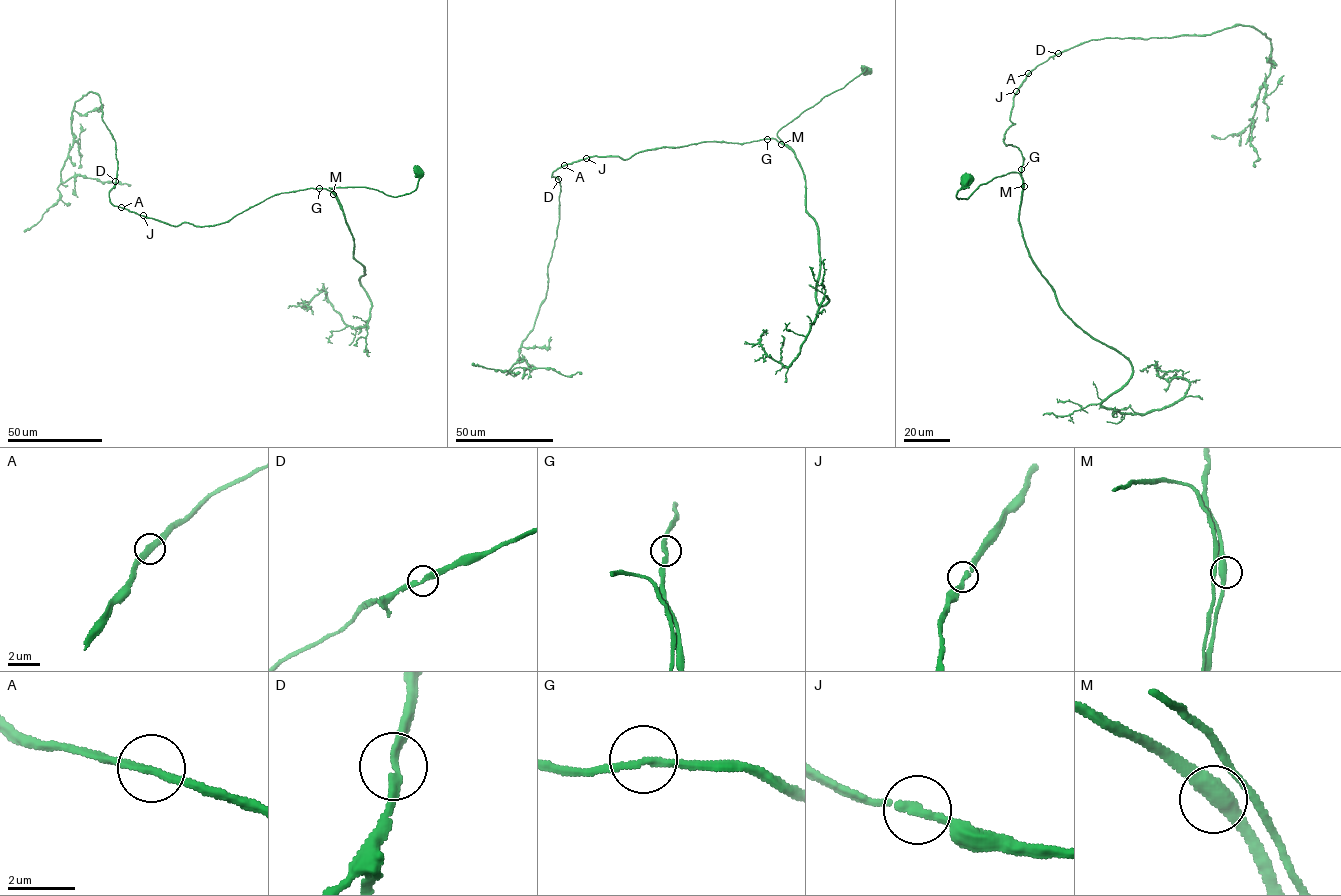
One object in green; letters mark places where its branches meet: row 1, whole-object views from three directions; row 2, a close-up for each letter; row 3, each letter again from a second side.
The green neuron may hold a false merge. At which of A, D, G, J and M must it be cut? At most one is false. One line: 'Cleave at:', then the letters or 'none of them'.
Cleave at: none of them

